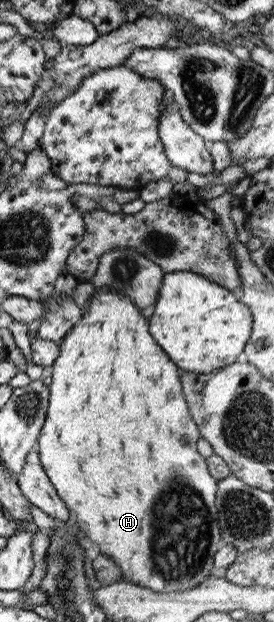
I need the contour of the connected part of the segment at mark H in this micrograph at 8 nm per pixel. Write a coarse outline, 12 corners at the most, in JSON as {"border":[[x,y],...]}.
{"border":[[100,287],[34,448],[121,579],[221,545],[178,368]]}

